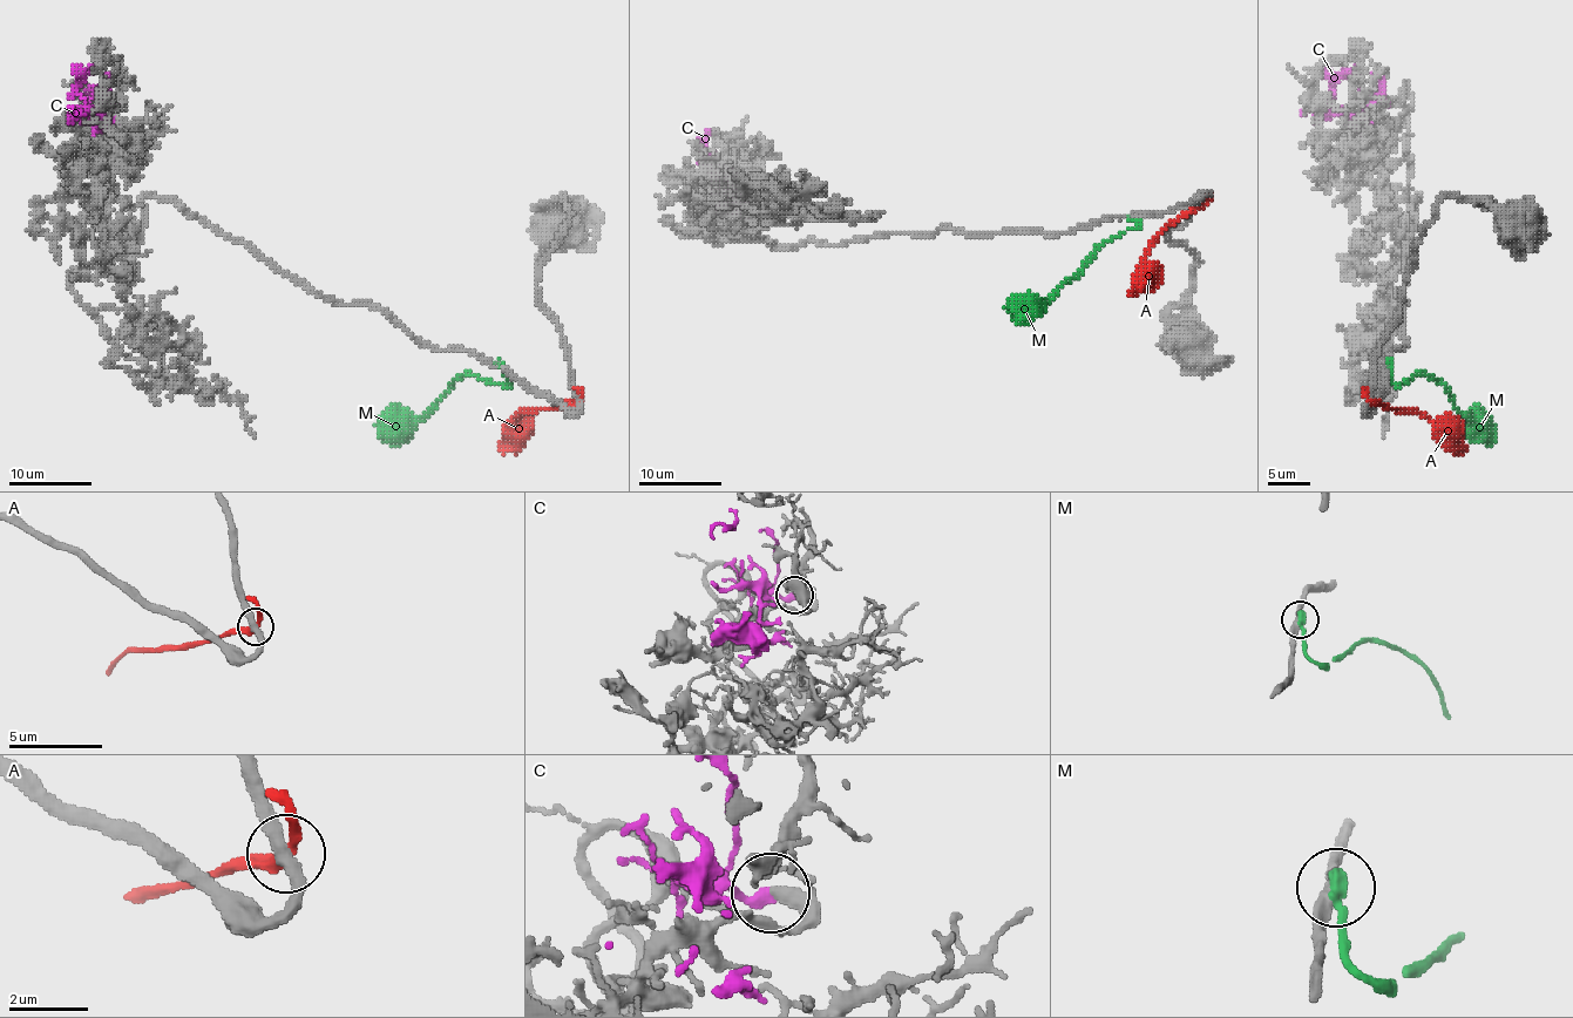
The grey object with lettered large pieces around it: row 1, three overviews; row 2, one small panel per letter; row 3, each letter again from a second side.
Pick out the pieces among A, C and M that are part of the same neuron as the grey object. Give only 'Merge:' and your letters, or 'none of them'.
Merge: C

